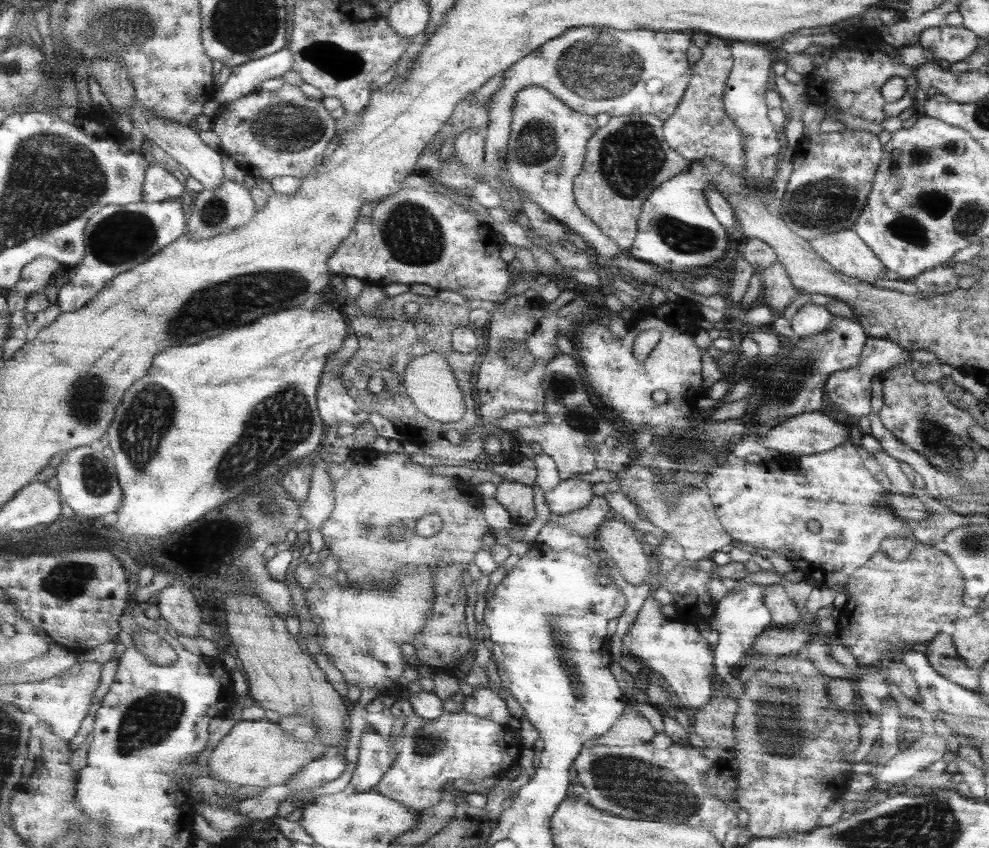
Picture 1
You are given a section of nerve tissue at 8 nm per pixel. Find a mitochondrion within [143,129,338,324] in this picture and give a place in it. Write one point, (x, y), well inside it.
(213, 213)

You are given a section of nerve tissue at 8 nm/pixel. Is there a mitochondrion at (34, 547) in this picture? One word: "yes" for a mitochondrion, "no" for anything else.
no

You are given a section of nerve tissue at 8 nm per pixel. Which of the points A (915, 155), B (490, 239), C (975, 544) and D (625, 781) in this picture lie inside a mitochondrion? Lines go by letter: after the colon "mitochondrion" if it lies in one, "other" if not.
A: mitochondrion
B: other
C: mitochondrion
D: mitochondrion

